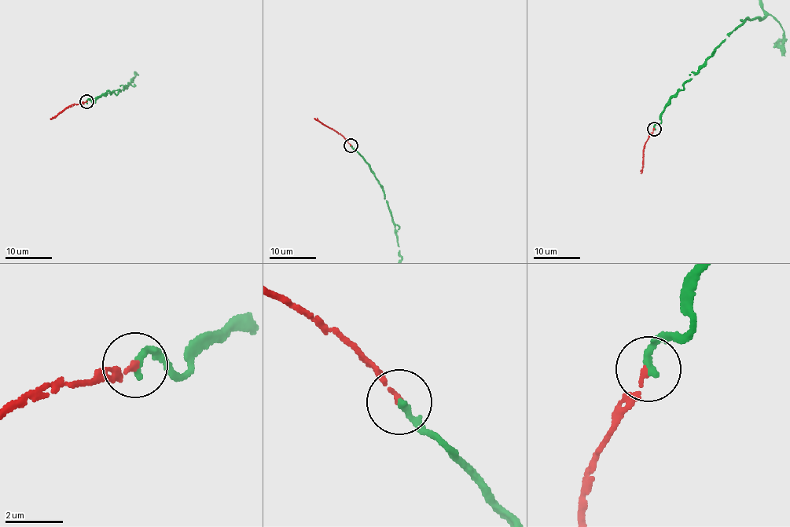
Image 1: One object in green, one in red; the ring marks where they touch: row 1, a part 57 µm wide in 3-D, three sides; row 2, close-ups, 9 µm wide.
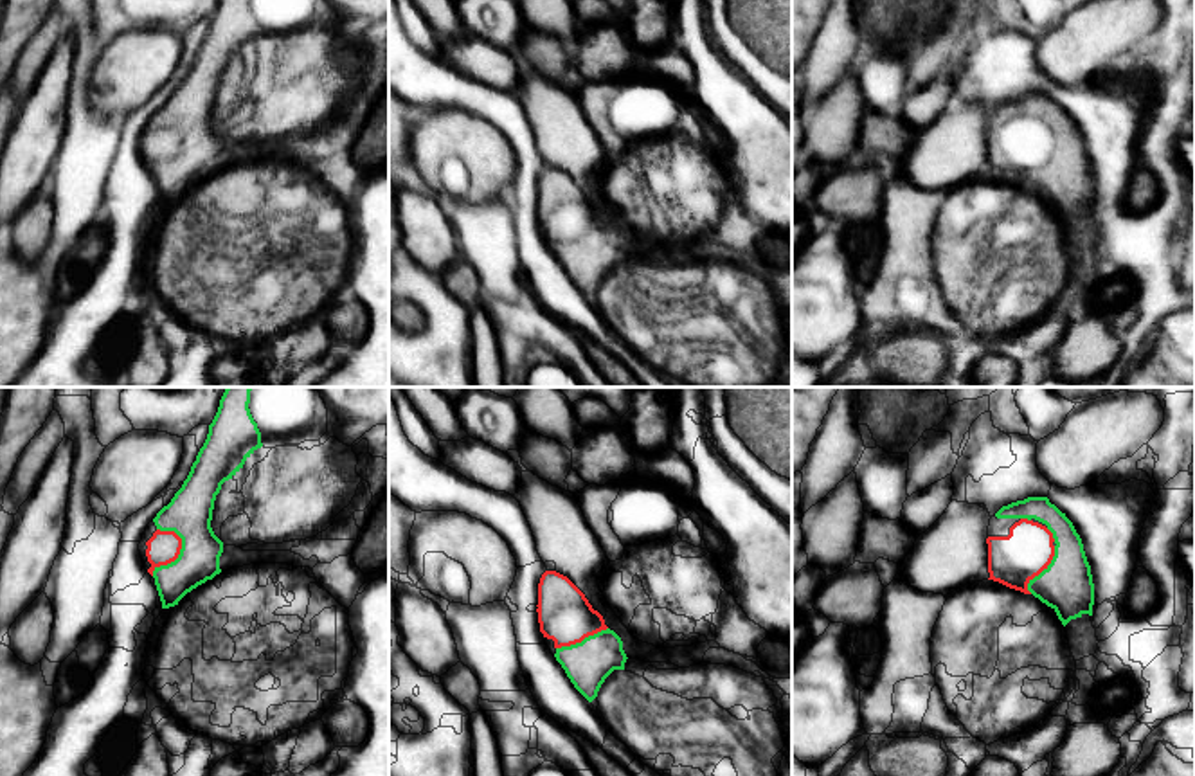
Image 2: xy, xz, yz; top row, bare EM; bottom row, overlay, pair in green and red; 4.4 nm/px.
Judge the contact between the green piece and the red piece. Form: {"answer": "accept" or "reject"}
{"answer": "accept"}

